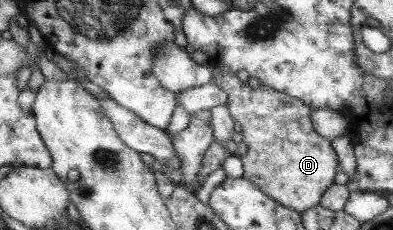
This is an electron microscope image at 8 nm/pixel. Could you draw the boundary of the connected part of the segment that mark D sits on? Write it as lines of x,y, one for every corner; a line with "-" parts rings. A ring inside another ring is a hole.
215,66
212,83
219,84
229,94
227,107
236,122
243,127
243,143
247,146
247,153
239,158
245,166
246,179
261,187
266,194
270,195
282,206
304,213
321,204
325,192
334,186
335,178
339,170
338,156
332,148
329,139
318,134
313,126
313,108
310,108
302,99
294,98
282,91
274,90
271,86
248,86
240,82
240,78
232,73
226,73

